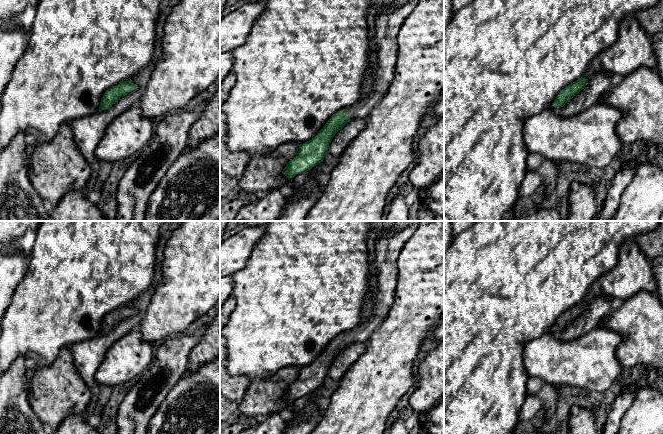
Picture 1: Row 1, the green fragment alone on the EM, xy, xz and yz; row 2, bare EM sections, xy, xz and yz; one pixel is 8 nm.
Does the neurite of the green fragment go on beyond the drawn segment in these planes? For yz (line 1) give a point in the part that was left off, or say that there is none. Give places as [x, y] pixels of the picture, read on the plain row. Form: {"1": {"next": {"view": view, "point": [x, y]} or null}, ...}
{"1": {"next": null}}

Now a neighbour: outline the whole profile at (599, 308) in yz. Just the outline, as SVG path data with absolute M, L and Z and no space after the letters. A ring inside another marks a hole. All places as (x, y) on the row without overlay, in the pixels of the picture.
M603 292L588 303L588 308L563 331L557 333L559 340L572 341L602 327L603 320L613 311L614 299Z

